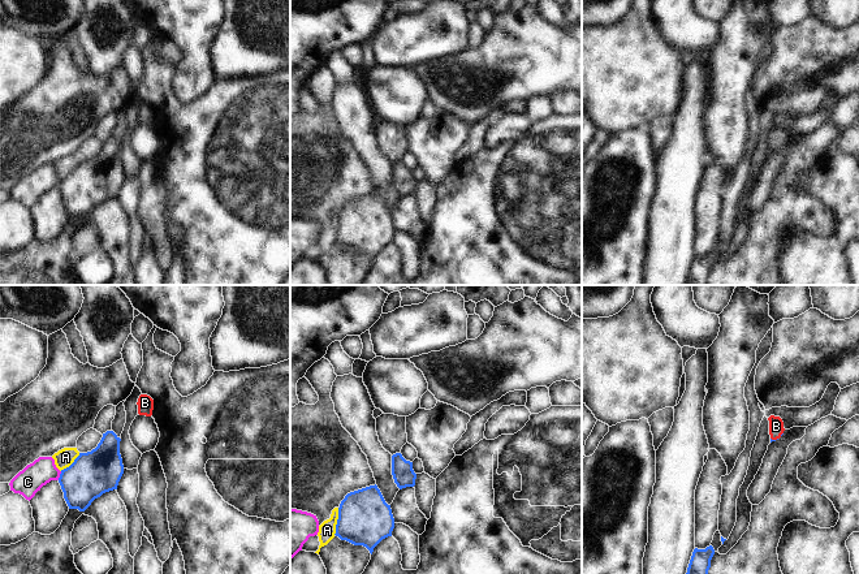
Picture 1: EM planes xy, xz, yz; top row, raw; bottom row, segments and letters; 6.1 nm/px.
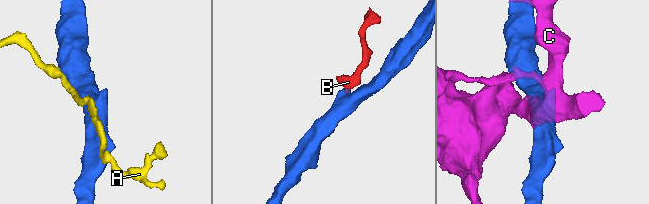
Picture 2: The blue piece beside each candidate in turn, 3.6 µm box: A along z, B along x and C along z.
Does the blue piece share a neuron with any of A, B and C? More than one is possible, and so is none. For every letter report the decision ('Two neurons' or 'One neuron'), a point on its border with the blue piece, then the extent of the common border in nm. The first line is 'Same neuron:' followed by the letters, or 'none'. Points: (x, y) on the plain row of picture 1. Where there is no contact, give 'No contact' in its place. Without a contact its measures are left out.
Same neuron: B
A: Two neurons. Touches blue at xz (337, 229). Shared border 170 nm
B: One neuron. Touches blue at yz (773, 149). Shared border 50 nm
C: Two neurons. Touches blue at xy (60, 184). Shared border 60 nm

